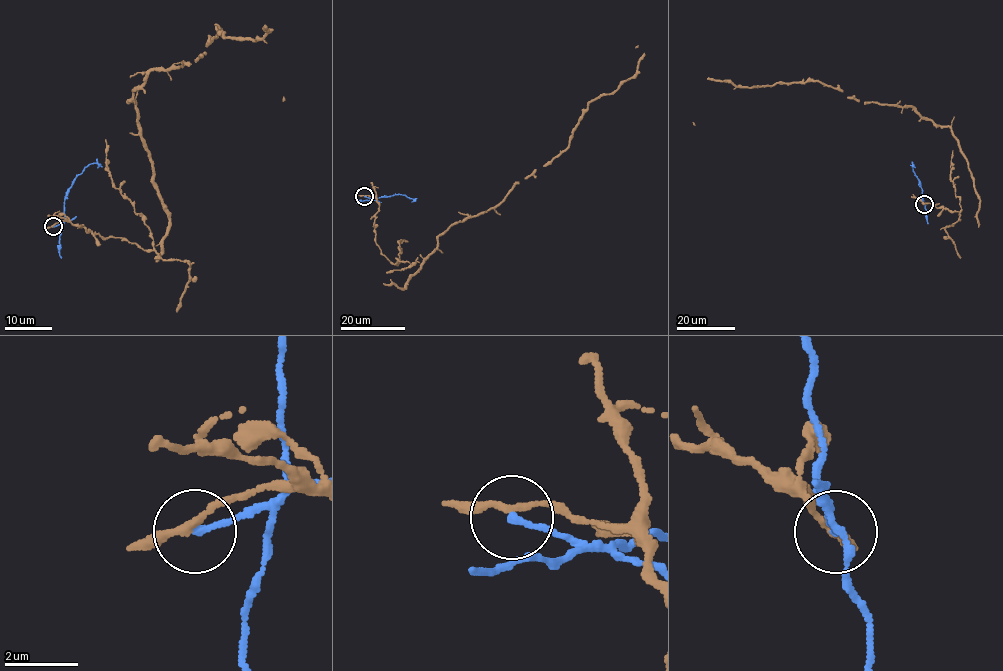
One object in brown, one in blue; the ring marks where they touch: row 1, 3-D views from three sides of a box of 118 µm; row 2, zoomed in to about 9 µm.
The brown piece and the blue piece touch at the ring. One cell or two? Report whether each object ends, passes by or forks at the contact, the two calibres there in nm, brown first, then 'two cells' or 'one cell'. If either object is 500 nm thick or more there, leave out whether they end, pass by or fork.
brown passes by | blue ends | 180/180 nm | two cells

